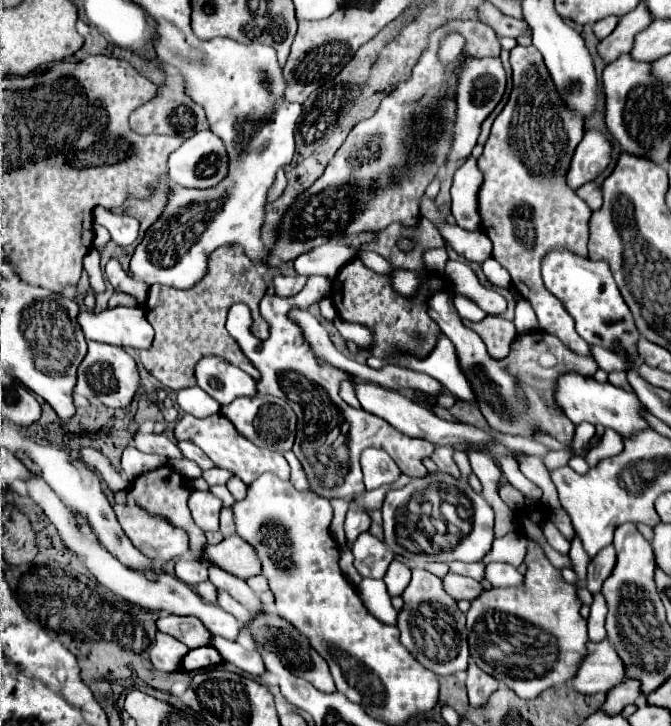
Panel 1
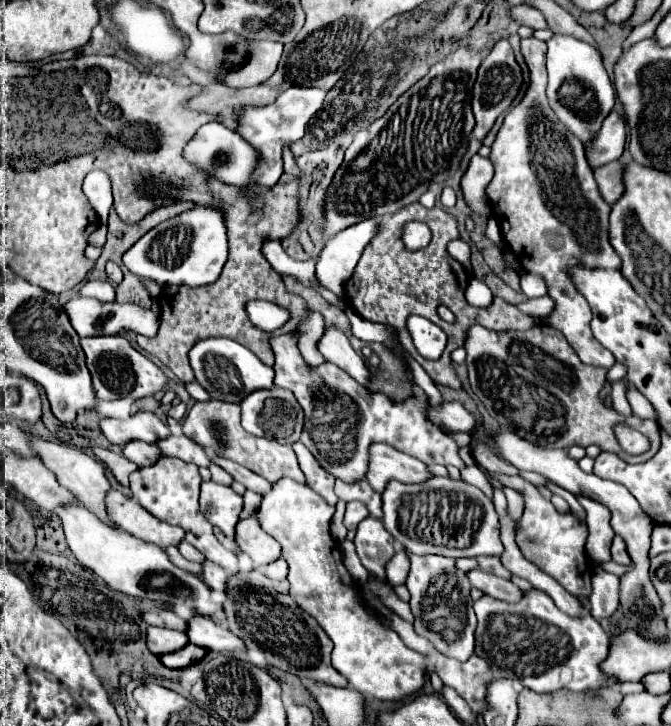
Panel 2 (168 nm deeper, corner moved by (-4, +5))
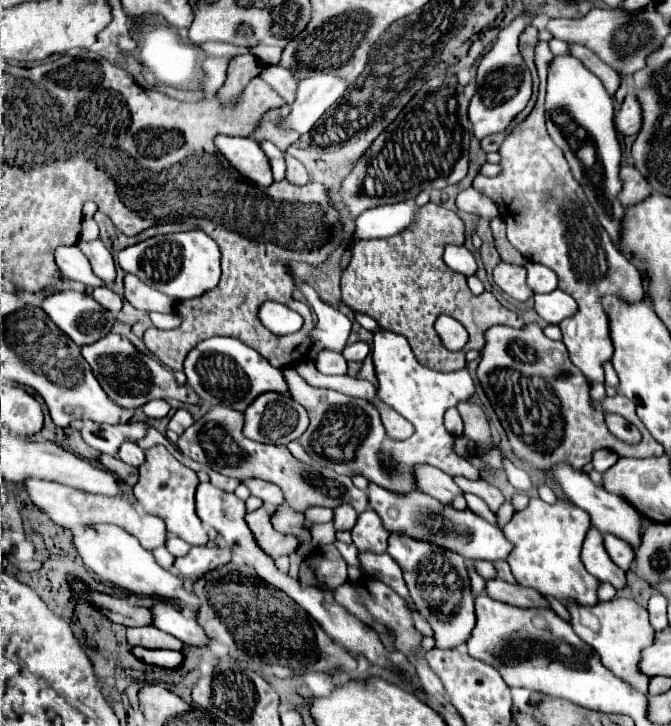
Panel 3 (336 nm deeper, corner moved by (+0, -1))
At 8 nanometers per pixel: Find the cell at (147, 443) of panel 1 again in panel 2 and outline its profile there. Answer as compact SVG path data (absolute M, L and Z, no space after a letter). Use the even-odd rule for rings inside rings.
M137 412L127 420L105 418L101 422L101 430L107 436L107 440L111 440L111 444L119 444L119 446L131 440L143 440L153 444L171 436L171 430L167 428L167 424L163 424L151 412Z

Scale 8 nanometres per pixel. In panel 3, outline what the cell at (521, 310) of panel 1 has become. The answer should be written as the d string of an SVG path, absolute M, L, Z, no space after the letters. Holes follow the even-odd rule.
M527 262L527 280L529 280L529 286L533 288L533 292L537 294L545 294L545 292L553 292L557 288L557 274L543 266L543 264L533 264L533 262Z

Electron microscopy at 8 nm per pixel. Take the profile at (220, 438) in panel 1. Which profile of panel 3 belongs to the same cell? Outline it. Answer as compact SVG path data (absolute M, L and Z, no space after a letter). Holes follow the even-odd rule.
M215 406L179 436L177 446L185 456L193 458L199 464L203 464L205 460L209 468L225 476L237 478L241 482L247 478L261 478L281 486L287 504L299 512L305 512L311 506L337 508L339 504L351 504L357 512L363 512L367 508L367 494L363 490L357 490L349 476L335 474L329 468L315 468L311 464L305 464L297 460L287 446L269 446L245 438L243 422L243 412L229 410L227 406Z

